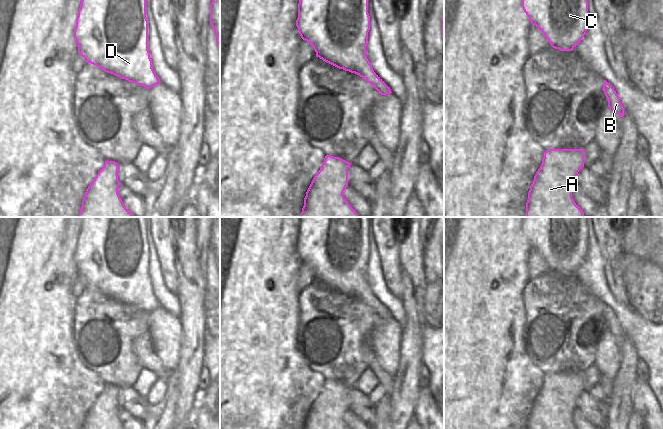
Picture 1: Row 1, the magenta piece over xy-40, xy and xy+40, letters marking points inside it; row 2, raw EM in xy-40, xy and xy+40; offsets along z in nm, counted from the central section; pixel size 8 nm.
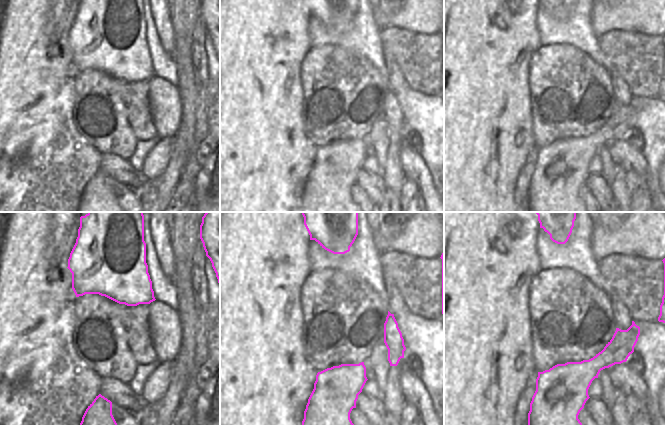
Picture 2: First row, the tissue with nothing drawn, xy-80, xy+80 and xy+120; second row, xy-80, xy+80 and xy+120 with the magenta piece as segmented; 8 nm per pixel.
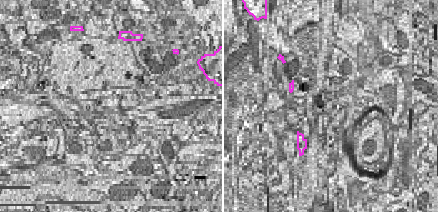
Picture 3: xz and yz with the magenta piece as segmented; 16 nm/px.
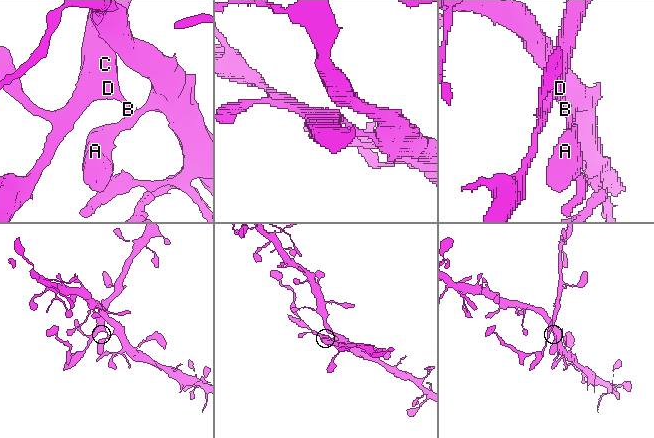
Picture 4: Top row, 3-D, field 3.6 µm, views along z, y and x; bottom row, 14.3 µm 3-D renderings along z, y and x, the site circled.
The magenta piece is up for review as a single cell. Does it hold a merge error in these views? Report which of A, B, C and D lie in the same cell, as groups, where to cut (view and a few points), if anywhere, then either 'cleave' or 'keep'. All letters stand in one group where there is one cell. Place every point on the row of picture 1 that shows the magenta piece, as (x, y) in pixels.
A B / C D | xy (387, 86), (378, 92) | cleave

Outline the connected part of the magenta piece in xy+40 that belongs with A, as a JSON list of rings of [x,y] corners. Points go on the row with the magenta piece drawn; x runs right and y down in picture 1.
[[[549,149],[534,176],[526,217],[585,217],[572,198],[576,176],[584,167],[584,149]]]

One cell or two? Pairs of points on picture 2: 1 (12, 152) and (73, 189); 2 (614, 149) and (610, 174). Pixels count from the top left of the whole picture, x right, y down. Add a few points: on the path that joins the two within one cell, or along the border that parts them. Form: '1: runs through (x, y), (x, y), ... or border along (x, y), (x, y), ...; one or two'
1: runs through (26, 165), (49, 165), (58, 174); one
2: border along (607, 144), (609, 156), (618, 166); two

